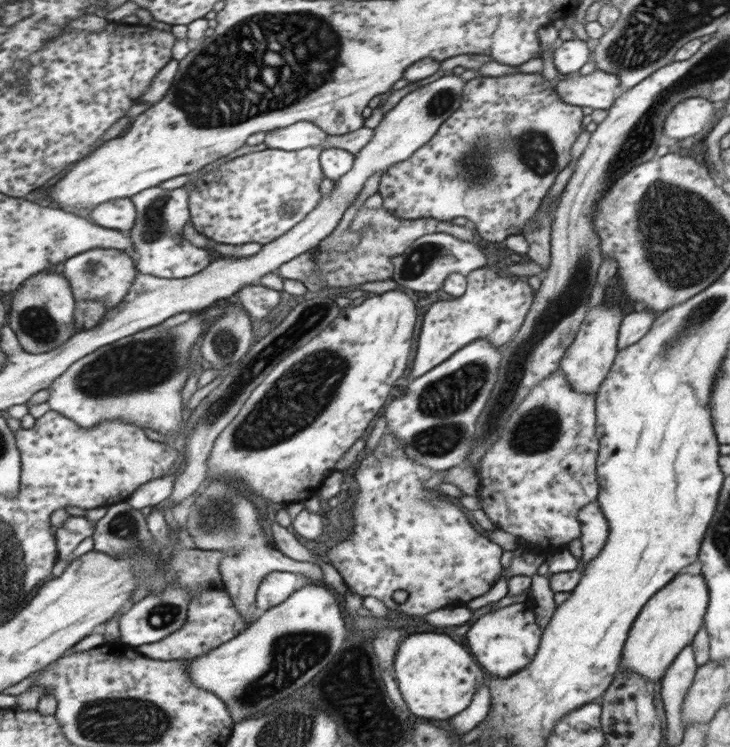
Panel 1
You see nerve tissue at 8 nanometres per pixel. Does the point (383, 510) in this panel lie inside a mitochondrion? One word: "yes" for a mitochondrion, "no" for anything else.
yes

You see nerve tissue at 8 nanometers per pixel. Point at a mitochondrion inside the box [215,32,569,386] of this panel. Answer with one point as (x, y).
(535, 149)

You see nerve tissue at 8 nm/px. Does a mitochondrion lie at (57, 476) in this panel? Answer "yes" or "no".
no

